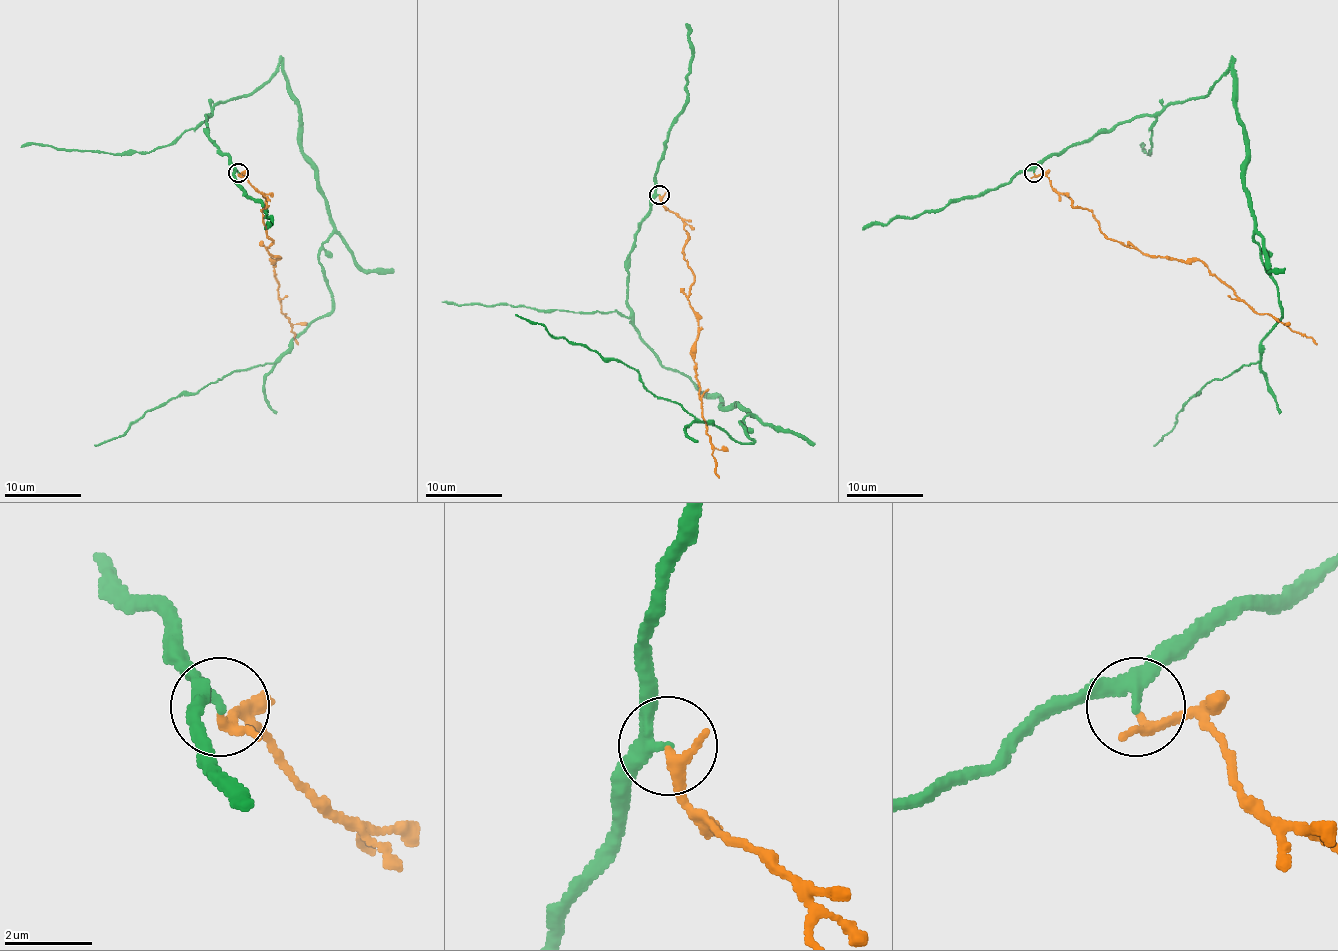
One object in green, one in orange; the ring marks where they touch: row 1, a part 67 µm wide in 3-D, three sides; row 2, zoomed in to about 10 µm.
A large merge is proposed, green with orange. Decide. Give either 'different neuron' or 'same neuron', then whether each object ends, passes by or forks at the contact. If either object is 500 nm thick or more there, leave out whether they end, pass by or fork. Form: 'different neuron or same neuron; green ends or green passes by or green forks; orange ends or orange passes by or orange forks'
different neuron; green passes by; orange passes by

